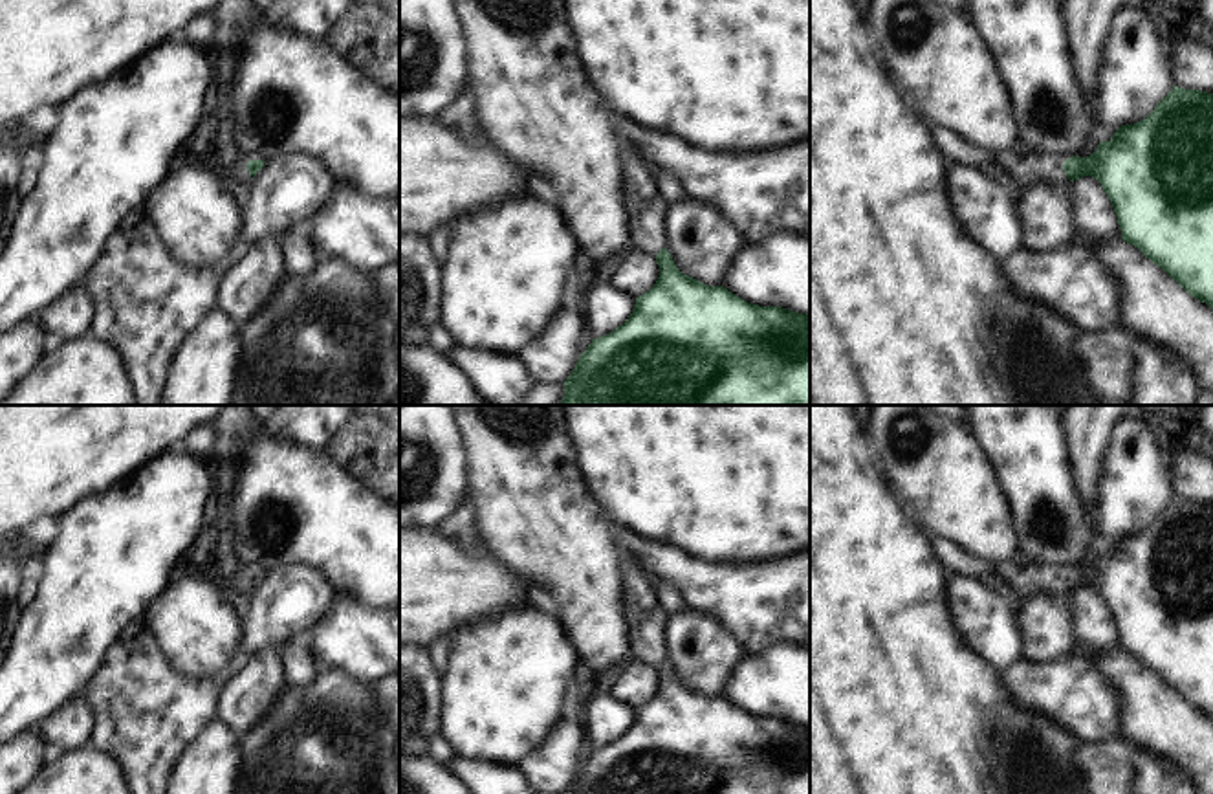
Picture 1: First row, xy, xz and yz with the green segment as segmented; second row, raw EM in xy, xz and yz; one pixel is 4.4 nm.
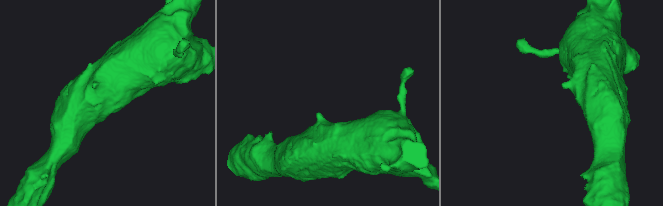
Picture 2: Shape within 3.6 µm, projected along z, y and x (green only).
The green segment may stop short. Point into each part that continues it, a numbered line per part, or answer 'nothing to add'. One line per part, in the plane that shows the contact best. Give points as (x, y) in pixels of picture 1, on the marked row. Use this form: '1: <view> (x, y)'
1: yz (1027, 169)

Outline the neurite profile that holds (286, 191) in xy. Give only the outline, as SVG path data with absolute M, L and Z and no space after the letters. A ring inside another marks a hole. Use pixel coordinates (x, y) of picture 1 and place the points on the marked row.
M275 156L264 163L240 196L236 257L264 237L306 226L326 200L332 176L313 156Z

